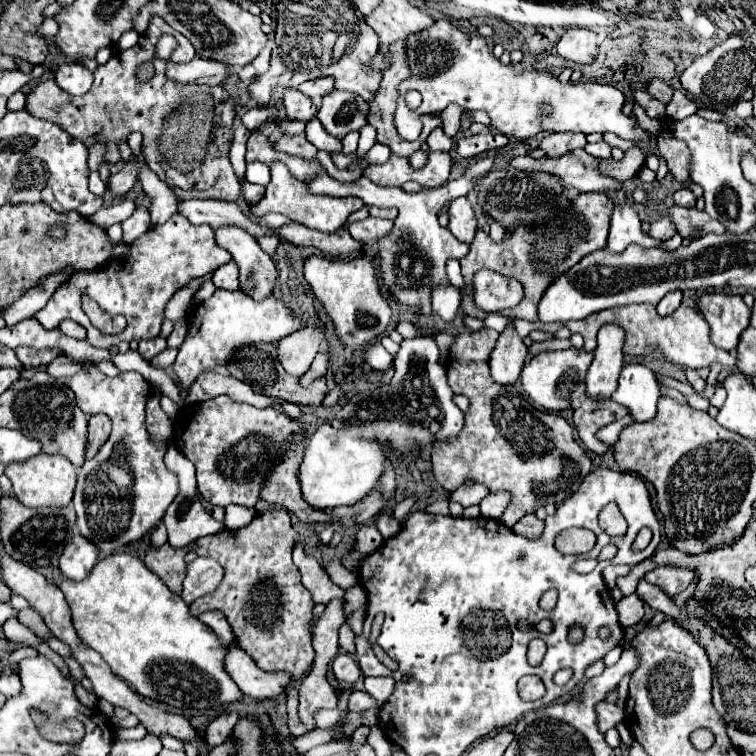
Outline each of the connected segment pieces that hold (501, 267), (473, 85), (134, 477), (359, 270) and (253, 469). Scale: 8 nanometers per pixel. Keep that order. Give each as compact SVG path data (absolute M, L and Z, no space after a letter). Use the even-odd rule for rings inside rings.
M582 193L578 195L578 199L574 199L572 211L568 215L560 215L556 223L544 223L544 227L538 227L538 229L518 227L512 235L506 235L500 245L494 243L484 231L478 231L474 241L470 243L470 253L460 259L462 275L466 281L466 293L462 297L464 313L476 319L486 319L486 315L480 315L480 309L474 305L474 295L468 293L468 281L472 281L474 273L478 273L480 269L490 269L500 275L518 279L524 287L524 299L514 309L502 311L502 313L510 317L520 317L526 321L538 321L536 307L548 283L552 283L556 275L562 275L564 271L574 267L584 255L596 249L604 249L612 211L614 211L614 203L606 193Z
M440 19L436 21L432 27L424 29L420 35L412 35L412 39L408 39L408 65L412 67L412 79L408 79L408 83L400 83L400 97L398 97L398 109L396 109L396 129L400 131L400 135L404 139L416 139L422 131L422 115L438 115L442 113L448 103L458 103L460 107L464 107L466 111L476 111L482 109L490 115L494 129L504 133L506 137L514 137L514 139L528 139L534 137L540 131L574 131L574 133L614 133L622 139L628 139L644 149L650 147L652 155L656 155L658 159L664 159L658 151L658 143L656 137L650 135L648 131L644 131L640 127L640 123L634 117L628 117L622 113L624 107L624 95L622 91L618 91L612 85L602 85L602 83L594 83L594 81L586 81L586 83L560 83L554 75L550 75L548 71L524 71L518 73L514 69L514 65L502 65L488 49L486 45L488 41L484 37L478 35L466 35L462 33L454 23L450 23L448 19ZM416 89L422 93L422 105L418 109L408 109L404 95L406 91ZM548 103L552 107L552 113L548 117L540 115L540 107Z
M84 363L82 369L68 379L68 387L76 395L76 403L84 413L106 413L112 419L112 435L94 459L88 459L78 473L78 485L74 491L74 509L78 515L78 531L92 541L100 553L114 553L124 545L140 541L150 533L164 511L172 503L178 491L176 475L164 467L164 449L150 443L146 431L146 399L148 381L136 373L126 371L118 377L100 373L92 363Z
M312 255L304 263L304 277L312 289L312 295L324 305L326 313L330 315L336 337L344 347L352 351L364 349L388 329L392 311L386 299L380 295L380 287L376 283L376 269L366 257L358 257L352 261L336 261Z
M224 395L182 407L174 419L174 445L196 465L200 495L210 505L220 507L254 507L260 499L266 477L280 461L294 435L306 439L308 431L300 425L298 419L290 419L278 407L256 409L226 399ZM248 435L254 435L254 453L230 453L230 449Z

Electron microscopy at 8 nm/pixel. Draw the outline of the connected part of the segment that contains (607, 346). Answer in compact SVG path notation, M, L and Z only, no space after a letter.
M604 325L600 331L598 331L598 347L594 351L594 361L588 369L588 375L586 375L586 395L594 401L608 401L612 397L612 393L616 391L616 383L618 383L618 375L620 375L620 369L622 369L622 351L620 347L624 345L624 331L620 331L620 327L614 327L614 325Z

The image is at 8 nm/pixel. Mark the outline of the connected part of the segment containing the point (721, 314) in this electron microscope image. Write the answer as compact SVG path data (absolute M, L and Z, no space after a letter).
M704 293L698 297L698 309L710 325L712 343L724 351L736 349L740 333L750 323L750 309L742 297L726 293Z

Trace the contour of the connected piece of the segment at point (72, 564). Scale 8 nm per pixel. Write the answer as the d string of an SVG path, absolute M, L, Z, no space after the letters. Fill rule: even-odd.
M76 535L60 555L60 571L72 581L82 581L92 571L96 559L98 551L92 547L92 543Z

